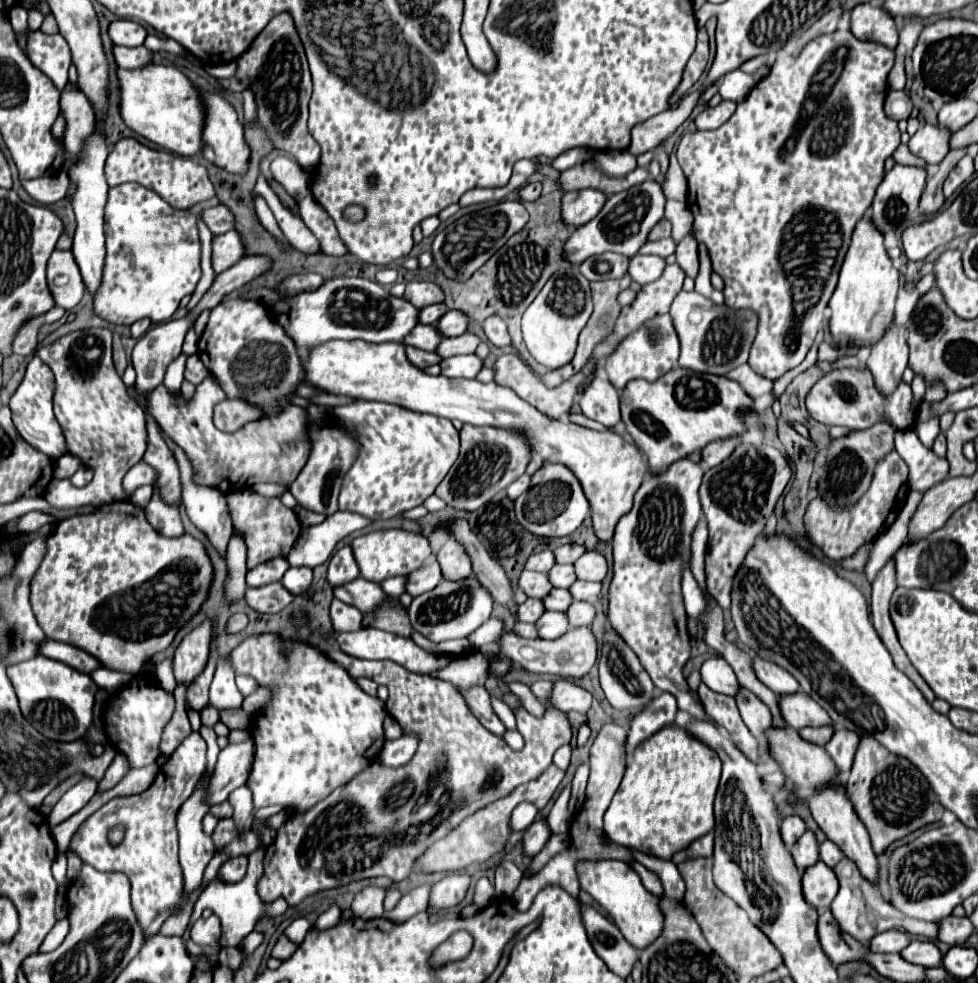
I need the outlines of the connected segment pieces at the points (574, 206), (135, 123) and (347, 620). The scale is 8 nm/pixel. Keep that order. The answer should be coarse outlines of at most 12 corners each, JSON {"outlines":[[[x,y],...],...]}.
{"outlines":[[[596,189],[562,197],[562,221],[580,227],[604,207],[606,195]],[[170,65],[116,69],[122,121],[200,155],[202,101]],[[332,599],[332,627],[362,629],[362,613],[354,605]]]}

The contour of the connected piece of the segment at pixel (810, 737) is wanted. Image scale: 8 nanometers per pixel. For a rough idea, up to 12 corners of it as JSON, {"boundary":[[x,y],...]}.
{"boundary":[[804,727],[798,731],[802,739],[826,745],[834,729]]}

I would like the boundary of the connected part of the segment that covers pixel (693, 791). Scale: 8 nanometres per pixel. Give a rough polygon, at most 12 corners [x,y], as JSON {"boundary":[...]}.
{"boundary":[[678,725],[634,749],[608,837],[670,861],[712,831],[722,763]]}

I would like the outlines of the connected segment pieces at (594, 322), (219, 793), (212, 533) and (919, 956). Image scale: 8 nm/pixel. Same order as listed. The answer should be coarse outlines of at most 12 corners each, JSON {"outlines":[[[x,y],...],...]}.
{"outlines":[[[632,277],[594,281],[594,313],[580,335],[576,357],[564,375],[576,375],[590,361],[594,347],[614,329],[622,311],[618,293]],[[252,737],[220,751],[208,789],[226,801],[246,783],[256,745]],[[186,455],[178,466],[186,513],[226,557],[232,525],[224,493],[194,484]],[[912,939],[900,955],[920,967],[938,967],[942,953],[932,941]]]}

